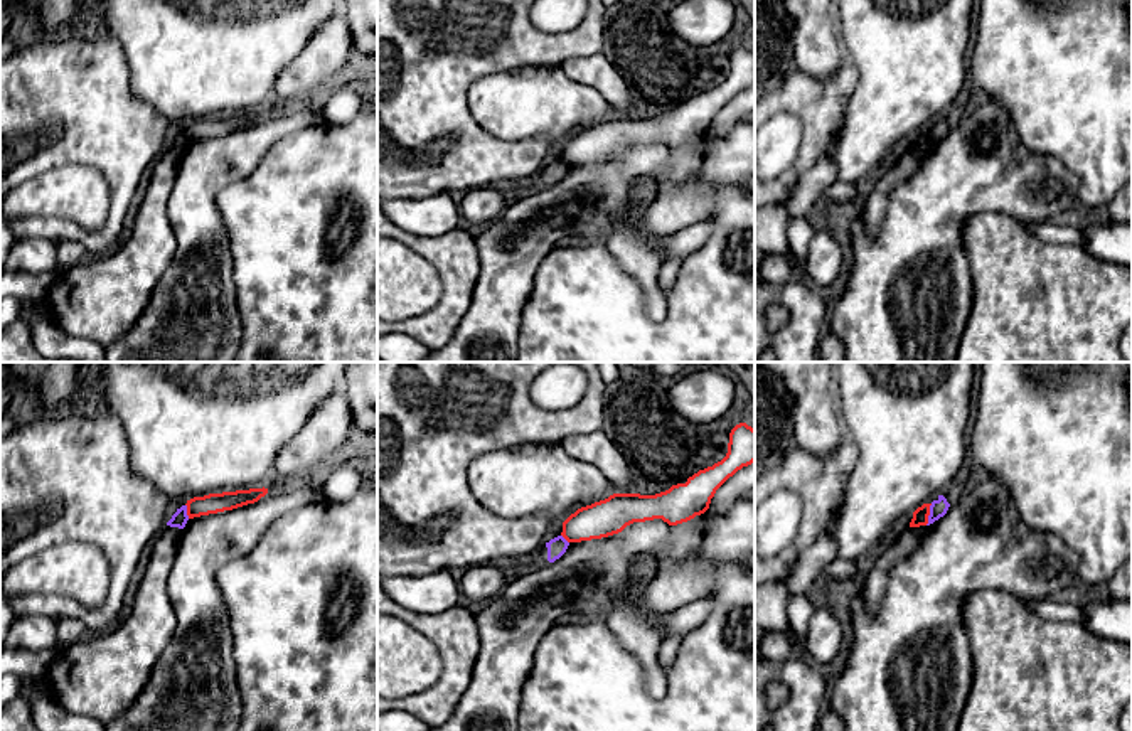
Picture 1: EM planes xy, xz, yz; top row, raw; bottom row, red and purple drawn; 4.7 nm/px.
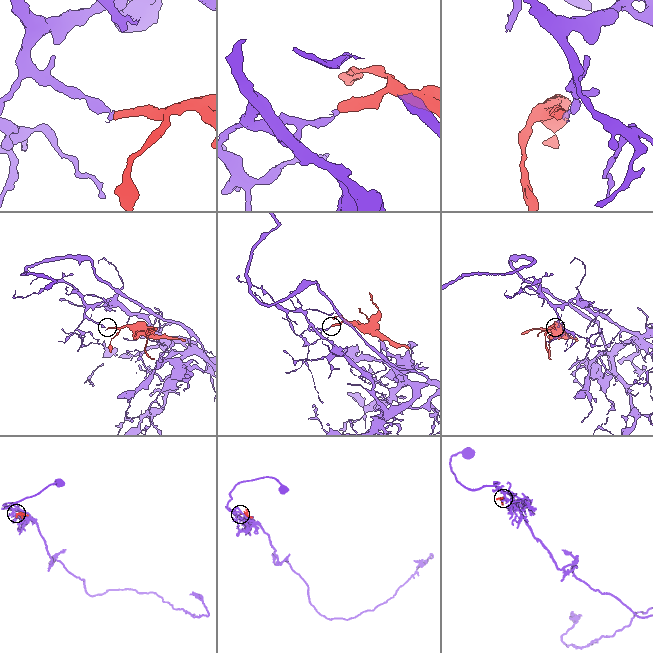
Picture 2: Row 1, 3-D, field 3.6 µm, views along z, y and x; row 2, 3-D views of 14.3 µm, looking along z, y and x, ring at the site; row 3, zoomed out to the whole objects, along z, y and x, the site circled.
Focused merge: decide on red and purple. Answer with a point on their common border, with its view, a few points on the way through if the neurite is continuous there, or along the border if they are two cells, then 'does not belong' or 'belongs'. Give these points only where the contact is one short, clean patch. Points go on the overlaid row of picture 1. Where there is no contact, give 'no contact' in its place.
meets red in yz at (929, 514); border along yz (932, 504), (925, 524); does not belong

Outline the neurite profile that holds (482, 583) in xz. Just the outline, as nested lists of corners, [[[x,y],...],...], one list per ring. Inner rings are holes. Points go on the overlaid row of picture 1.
[[[492,564],[465,569],[458,591],[472,601],[489,601],[497,596],[509,581],[505,568]]]

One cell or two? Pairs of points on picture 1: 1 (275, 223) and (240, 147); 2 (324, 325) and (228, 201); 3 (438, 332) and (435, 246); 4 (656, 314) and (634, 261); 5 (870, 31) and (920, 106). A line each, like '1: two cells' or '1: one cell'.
1: two cells
2: one cell
3: one cell
4: one cell
5: one cell

